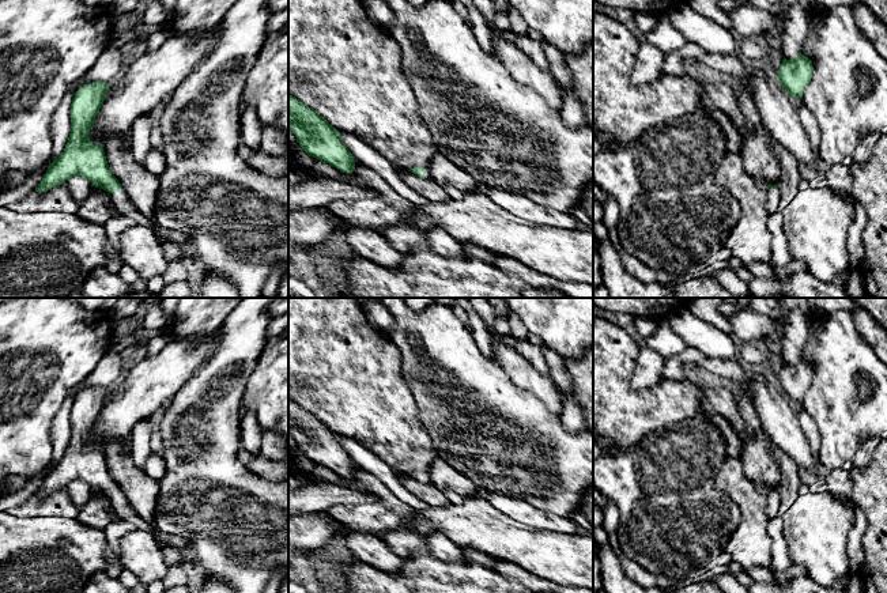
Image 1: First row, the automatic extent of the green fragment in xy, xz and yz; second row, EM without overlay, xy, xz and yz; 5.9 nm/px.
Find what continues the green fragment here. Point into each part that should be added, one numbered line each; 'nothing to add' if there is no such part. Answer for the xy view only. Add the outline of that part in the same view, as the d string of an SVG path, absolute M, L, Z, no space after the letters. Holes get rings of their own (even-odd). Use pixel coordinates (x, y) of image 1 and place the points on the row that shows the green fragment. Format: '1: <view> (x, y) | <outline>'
1: xy (128, 216) | M121 188L116 193L109 193L114 208L118 212L117 218L112 218L105 223L106 237L107 242L114 248L116 254L120 257L120 249L121 249L121 234L133 227L137 226L137 222L141 216L141 214L135 208L132 201L128 199L124 188Z

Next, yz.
1: yz (781, 256) | M778 186L767 188L766 208L769 211L767 228L771 234L771 262L775 267L785 267L794 261L789 252L788 241L784 233L784 203Z

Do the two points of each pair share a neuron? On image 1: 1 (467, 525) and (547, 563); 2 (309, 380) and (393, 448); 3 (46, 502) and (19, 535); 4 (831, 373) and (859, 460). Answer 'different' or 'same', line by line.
1: same
2: same
3: different
4: different

